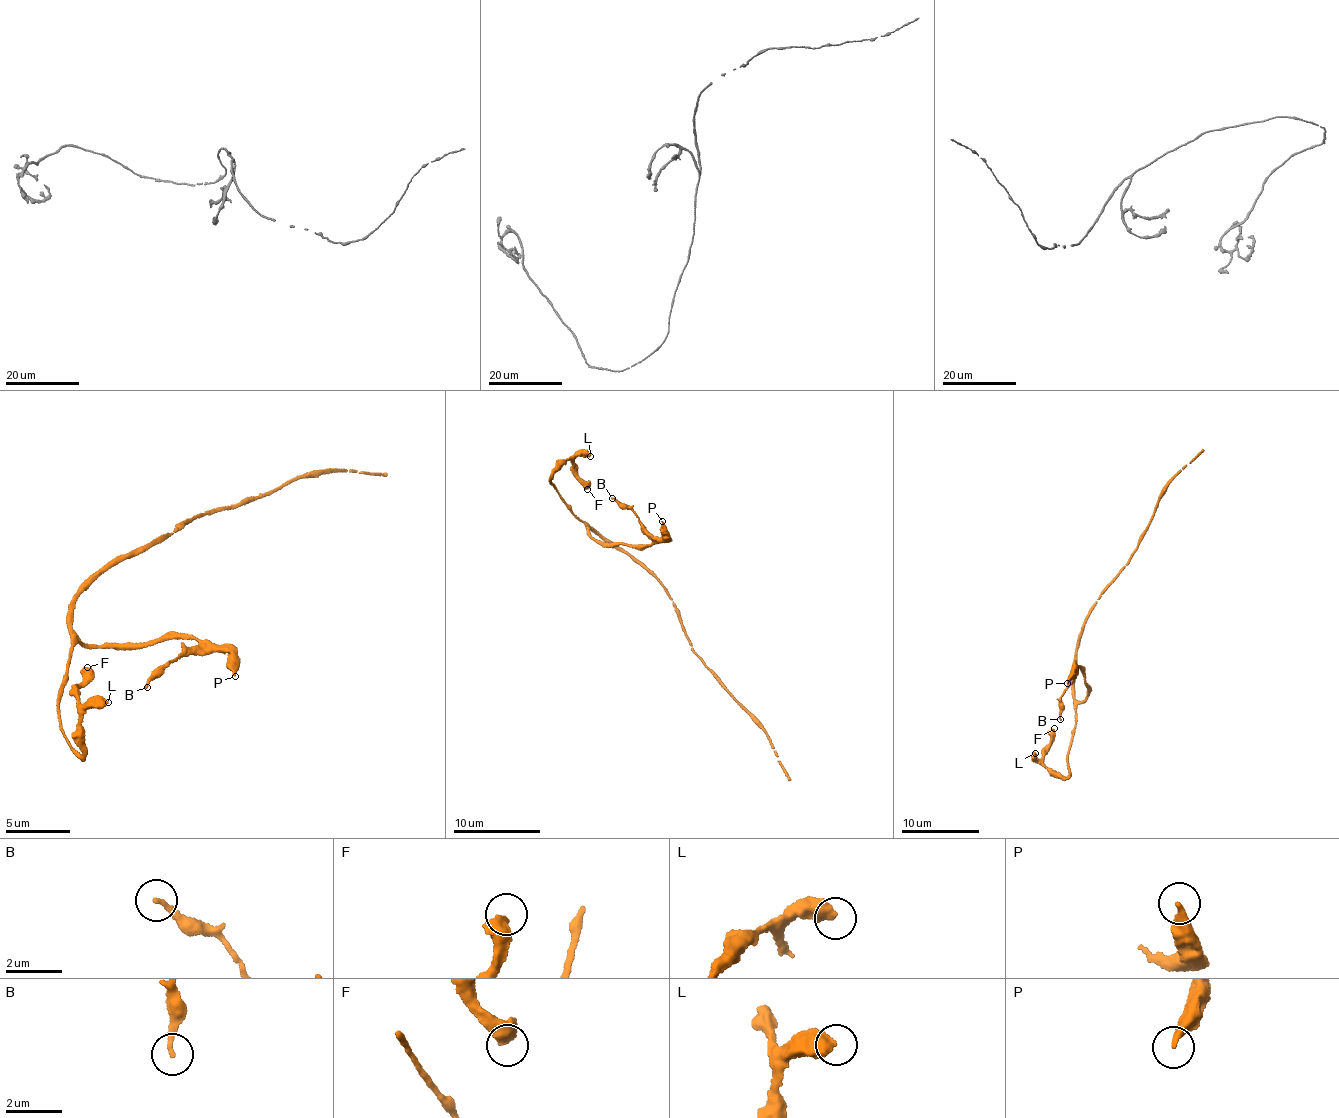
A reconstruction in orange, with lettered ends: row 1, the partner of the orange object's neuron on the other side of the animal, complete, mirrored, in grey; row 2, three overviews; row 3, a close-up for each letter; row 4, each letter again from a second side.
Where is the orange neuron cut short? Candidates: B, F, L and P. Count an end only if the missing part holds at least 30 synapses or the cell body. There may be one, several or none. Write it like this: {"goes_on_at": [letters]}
{"goes_on_at": []}

